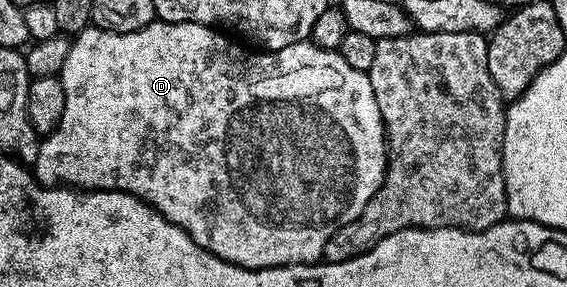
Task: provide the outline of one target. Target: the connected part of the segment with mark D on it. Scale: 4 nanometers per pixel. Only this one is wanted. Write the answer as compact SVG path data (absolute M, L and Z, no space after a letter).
M155 20L150 26L144 26L135 32L127 32L126 34L111 32L110 30L101 30L98 26L90 25L88 30L76 35L70 41L70 51L67 52L66 62L63 64L59 73L61 83L65 89L63 116L59 120L57 127L50 134L46 134L40 139L37 148L37 158L31 163L31 169L37 181L42 186L56 186L60 184L79 190L122 190L128 194L135 195L137 198L142 198L148 206L153 207L154 210L157 210L167 220L171 220L171 224L183 228L187 232L187 236L191 236L191 240L195 240L195 244L199 244L199 248L207 248L207 252L211 252L216 258L222 258L231 264L242 266L248 270L262 270L263 268L271 268L272 266L292 266L295 262L308 264L318 261L324 255L325 245L330 236L339 228L351 224L361 215L363 208L367 208L371 196L375 196L375 192L380 188L382 180L385 179L385 163L387 161L385 125L383 124L383 116L379 110L379 104L375 100L375 92L371 88L369 75L366 71L360 70L359 68L351 68L351 64L347 64L347 60L343 60L340 52L319 48L312 40L293 42L290 46L282 50L257 52L257 55L252 58L239 43L232 42L225 34L228 33L222 32L220 29L212 26L204 26L198 22L167 22L164 20Z

